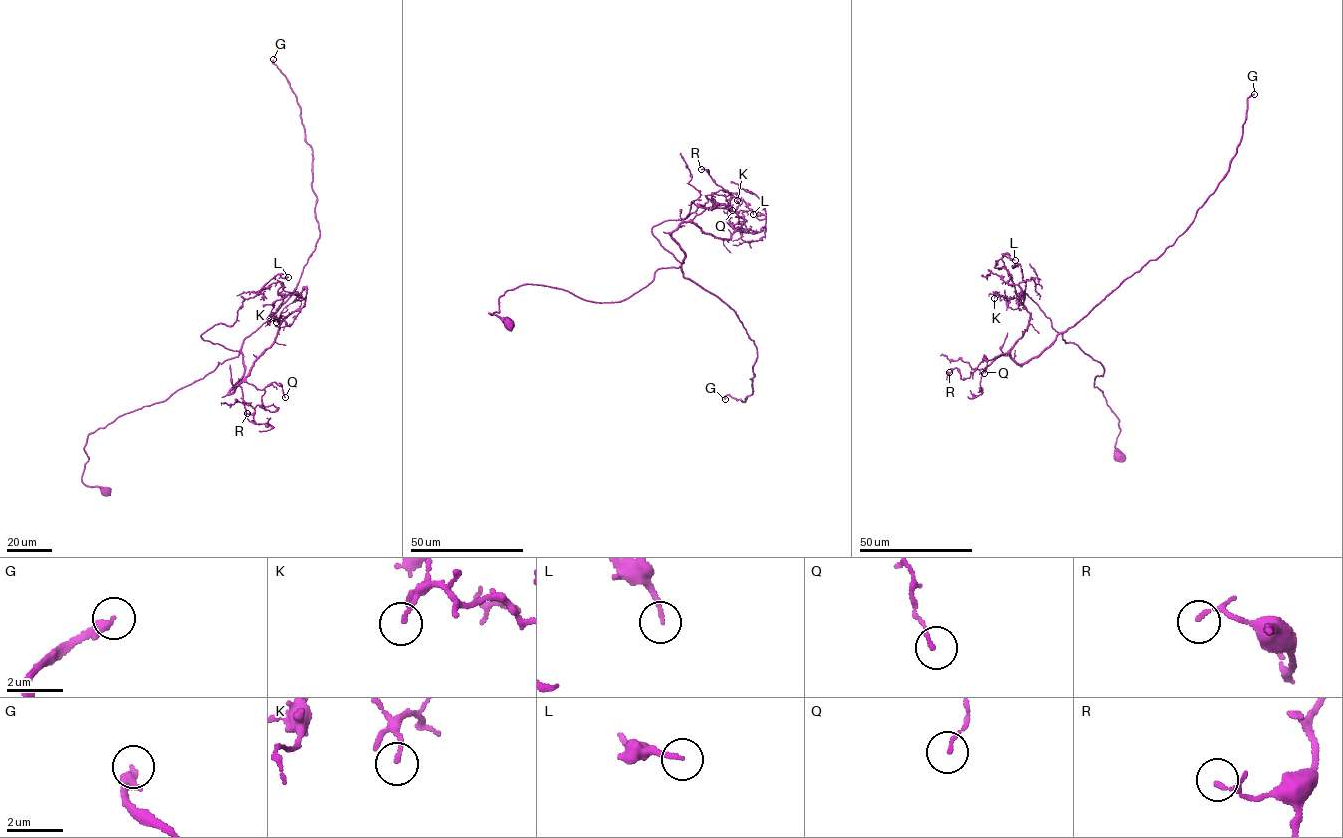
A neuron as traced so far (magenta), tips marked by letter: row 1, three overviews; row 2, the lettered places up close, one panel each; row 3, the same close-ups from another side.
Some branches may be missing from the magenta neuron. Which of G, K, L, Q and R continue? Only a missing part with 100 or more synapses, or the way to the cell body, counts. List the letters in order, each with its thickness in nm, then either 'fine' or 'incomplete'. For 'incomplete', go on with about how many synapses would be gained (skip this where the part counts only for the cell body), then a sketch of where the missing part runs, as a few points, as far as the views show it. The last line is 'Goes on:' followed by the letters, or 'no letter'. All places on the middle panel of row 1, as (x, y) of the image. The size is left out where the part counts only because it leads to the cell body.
G: 340 nm thick; fine
K: 140 nm thick; fine
L: 130 nm thick; fine
Q: 120 nm thick; fine
R: 100 nm thick; fine
Goes on: no letter

